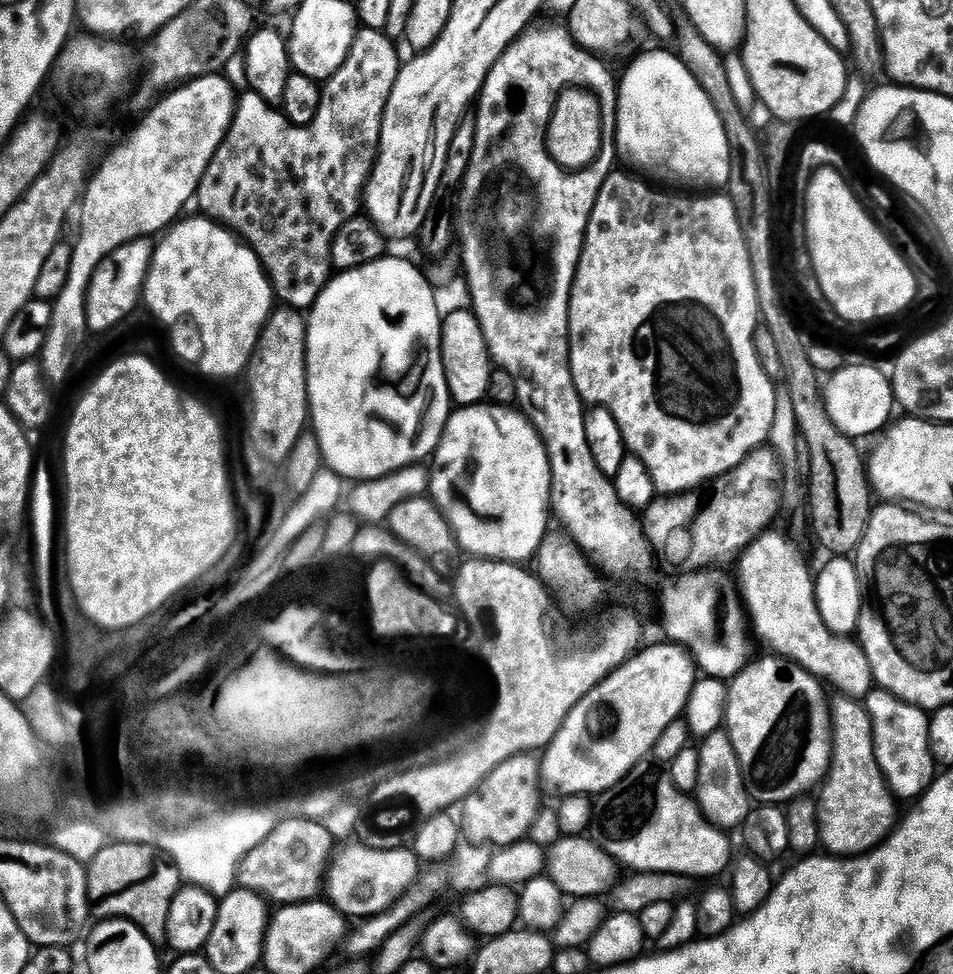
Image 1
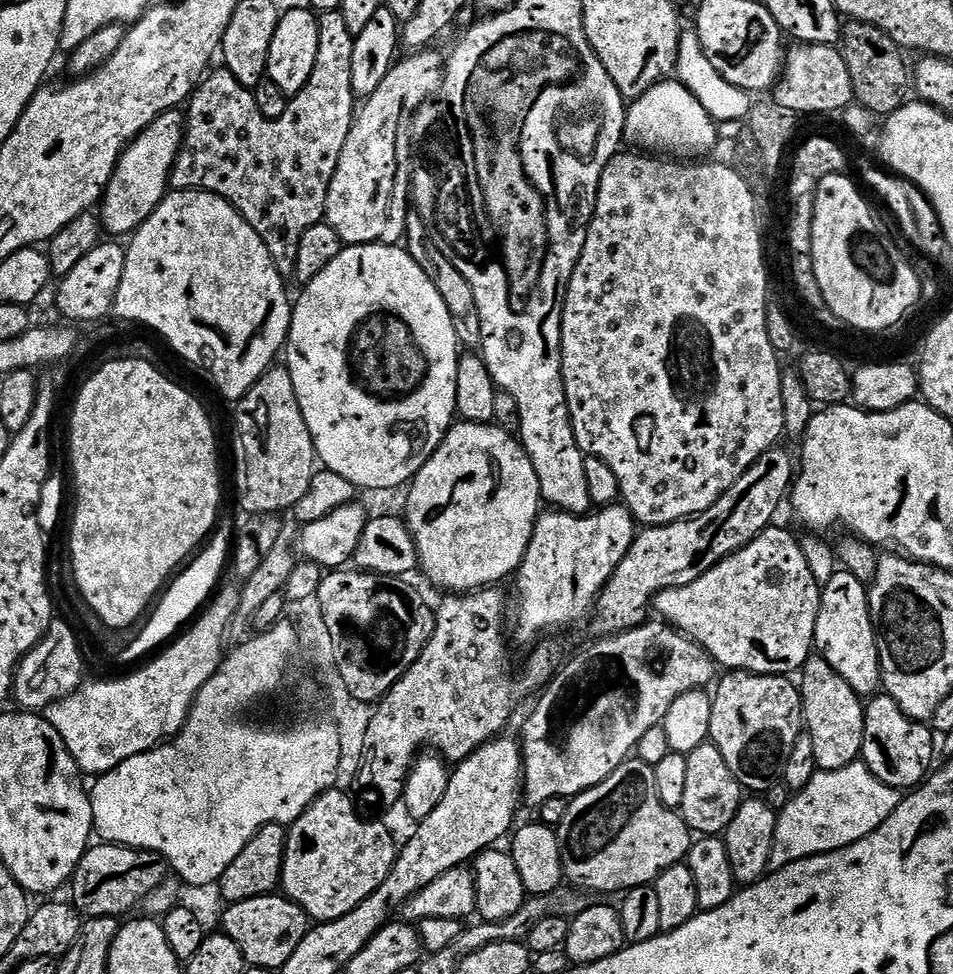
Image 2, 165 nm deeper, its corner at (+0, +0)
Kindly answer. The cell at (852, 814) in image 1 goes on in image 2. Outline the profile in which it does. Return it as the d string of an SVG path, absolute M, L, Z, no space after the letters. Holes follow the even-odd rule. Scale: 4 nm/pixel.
M813 654L804 663L798 676L800 701L804 707L806 734L814 746L814 758L817 769L823 771L840 770L861 759L864 742L865 701L826 662L823 656Z

